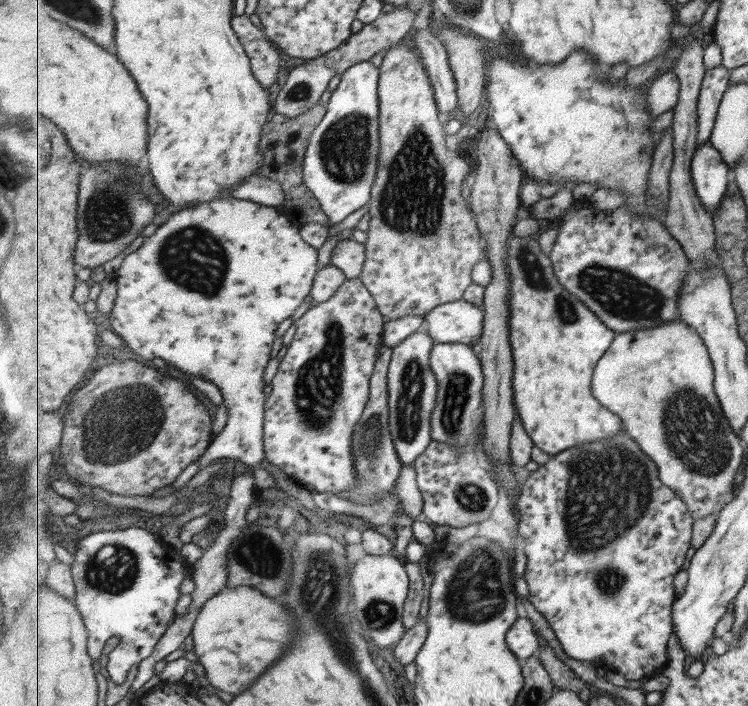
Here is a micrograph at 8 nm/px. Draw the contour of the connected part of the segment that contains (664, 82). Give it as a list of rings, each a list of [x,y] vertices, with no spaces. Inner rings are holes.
[[[675,70],[661,71],[652,79],[647,95],[647,110],[657,118],[674,109],[681,94],[681,80]]]

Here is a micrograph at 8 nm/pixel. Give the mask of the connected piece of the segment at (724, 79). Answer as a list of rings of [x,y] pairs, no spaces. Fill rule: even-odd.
[[[723,64],[719,68],[706,70],[699,95],[699,135],[697,135],[697,148],[703,142],[711,140],[712,132],[718,115],[719,105],[723,95],[730,85],[731,70]]]

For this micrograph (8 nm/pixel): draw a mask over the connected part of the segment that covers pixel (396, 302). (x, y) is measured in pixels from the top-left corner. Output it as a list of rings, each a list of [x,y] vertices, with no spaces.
[[[412,35],[405,37],[395,47],[389,47],[384,55],[380,66],[380,80],[378,84],[378,95],[380,98],[380,140],[381,152],[379,152],[378,180],[375,182],[372,200],[370,201],[368,210],[371,216],[371,228],[367,233],[366,261],[363,268],[361,278],[371,294],[375,297],[379,311],[385,318],[397,319],[403,316],[426,316],[438,308],[441,304],[456,301],[463,298],[465,290],[473,284],[471,280],[471,272],[473,268],[479,264],[479,260],[484,255],[484,244],[482,233],[478,225],[478,220],[474,217],[472,210],[469,210],[469,203],[466,200],[463,189],[463,180],[472,178],[471,166],[467,160],[461,158],[461,154],[455,154],[455,151],[449,150],[447,146],[447,138],[445,138],[445,126],[439,120],[438,101],[435,96],[435,89],[429,79],[429,73],[425,69],[425,63],[421,59],[421,51],[413,46],[411,40]]]

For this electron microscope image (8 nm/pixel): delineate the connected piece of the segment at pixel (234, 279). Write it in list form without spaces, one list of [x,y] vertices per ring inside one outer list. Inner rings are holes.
[[[228,196],[227,199],[199,204],[196,208],[188,208],[175,213],[167,222],[159,225],[155,234],[151,235],[136,252],[126,255],[120,268],[114,272],[112,277],[103,282],[101,294],[96,301],[98,310],[103,315],[110,316],[111,330],[126,343],[126,346],[133,353],[147,360],[161,358],[166,364],[174,365],[187,375],[191,374],[197,376],[197,378],[208,380],[220,389],[223,401],[229,408],[229,411],[227,411],[229,421],[227,421],[225,429],[216,435],[211,446],[201,458],[201,466],[219,463],[221,465],[220,472],[233,478],[241,474],[251,473],[254,468],[262,468],[261,464],[266,459],[264,423],[266,400],[268,399],[265,390],[263,390],[265,388],[265,370],[267,370],[267,364],[271,360],[275,340],[278,337],[277,329],[279,325],[287,318],[291,318],[295,314],[295,310],[303,304],[303,300],[312,293],[314,280],[317,278],[320,269],[319,250],[313,248],[311,244],[307,244],[301,238],[299,226],[295,225],[289,217],[275,208],[260,206],[249,200],[240,200]]]

